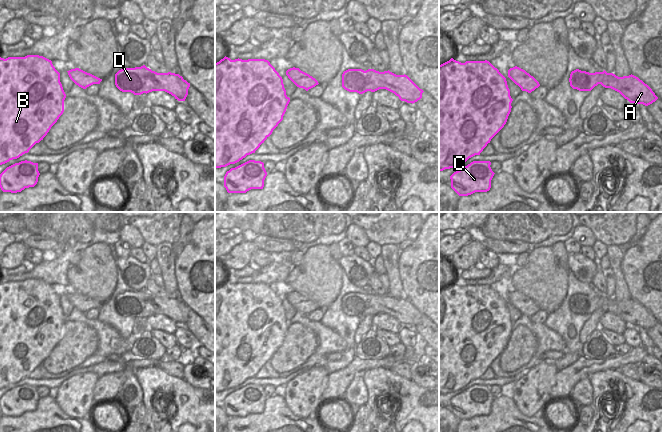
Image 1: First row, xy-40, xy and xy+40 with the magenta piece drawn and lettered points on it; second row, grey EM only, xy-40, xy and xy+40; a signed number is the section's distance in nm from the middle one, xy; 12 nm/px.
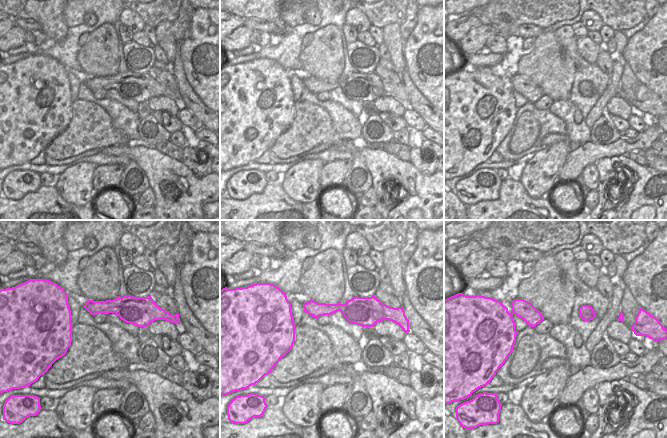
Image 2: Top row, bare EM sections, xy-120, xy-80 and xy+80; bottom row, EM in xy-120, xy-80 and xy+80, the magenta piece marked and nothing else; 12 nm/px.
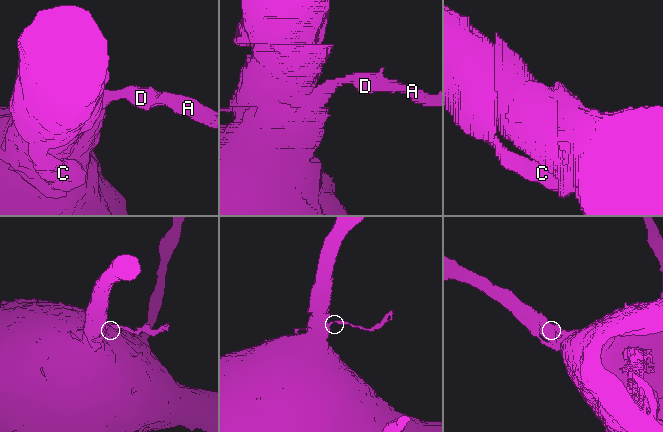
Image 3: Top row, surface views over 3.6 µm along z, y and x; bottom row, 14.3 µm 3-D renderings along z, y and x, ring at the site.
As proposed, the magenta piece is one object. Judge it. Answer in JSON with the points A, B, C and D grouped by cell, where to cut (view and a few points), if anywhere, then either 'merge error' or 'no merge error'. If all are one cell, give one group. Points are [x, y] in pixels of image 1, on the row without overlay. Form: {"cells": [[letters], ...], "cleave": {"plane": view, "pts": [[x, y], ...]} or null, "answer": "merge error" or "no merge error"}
{"cells": [["A", "B", "C", "D"]], "cleave": null, "answer": "no merge error"}

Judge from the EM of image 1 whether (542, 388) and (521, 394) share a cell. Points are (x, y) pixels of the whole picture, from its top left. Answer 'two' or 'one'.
one

